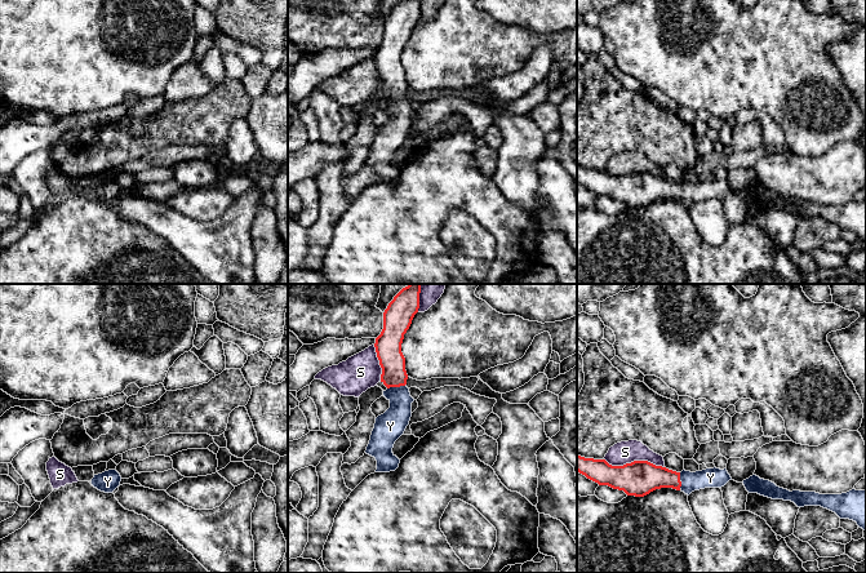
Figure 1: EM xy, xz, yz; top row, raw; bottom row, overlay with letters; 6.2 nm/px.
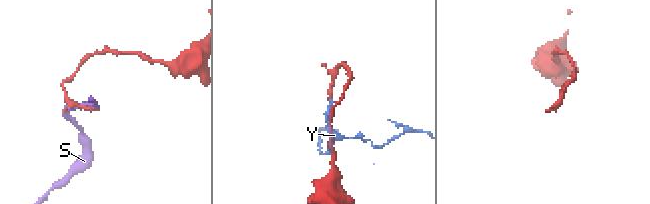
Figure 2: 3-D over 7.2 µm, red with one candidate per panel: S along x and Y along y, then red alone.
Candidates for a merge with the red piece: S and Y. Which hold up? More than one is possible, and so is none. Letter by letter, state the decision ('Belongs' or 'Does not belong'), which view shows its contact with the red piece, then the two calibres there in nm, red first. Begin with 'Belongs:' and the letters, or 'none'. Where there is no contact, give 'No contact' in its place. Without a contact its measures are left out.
Belongs: Y
S: Does not belong. Touches red in yz. Thickness 220 nm (red) against 140 nm
Y: Belongs. Touches red in xz. Thickness 160 nm (red) against 180 nm

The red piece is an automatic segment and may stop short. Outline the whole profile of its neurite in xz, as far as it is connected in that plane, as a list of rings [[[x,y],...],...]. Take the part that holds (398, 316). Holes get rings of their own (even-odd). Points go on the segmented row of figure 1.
[[[409,284],[403,288],[394,299],[388,303],[383,312],[383,329],[376,338],[376,352],[382,368],[381,382],[387,387],[383,396],[390,401],[390,408],[376,418],[374,428],[370,435],[365,453],[374,457],[377,461],[376,472],[390,472],[399,467],[400,459],[392,453],[395,441],[404,434],[412,417],[412,403],[407,387],[408,374],[405,370],[405,357],[401,352],[404,334],[409,329],[414,315],[419,308],[421,284]]]

